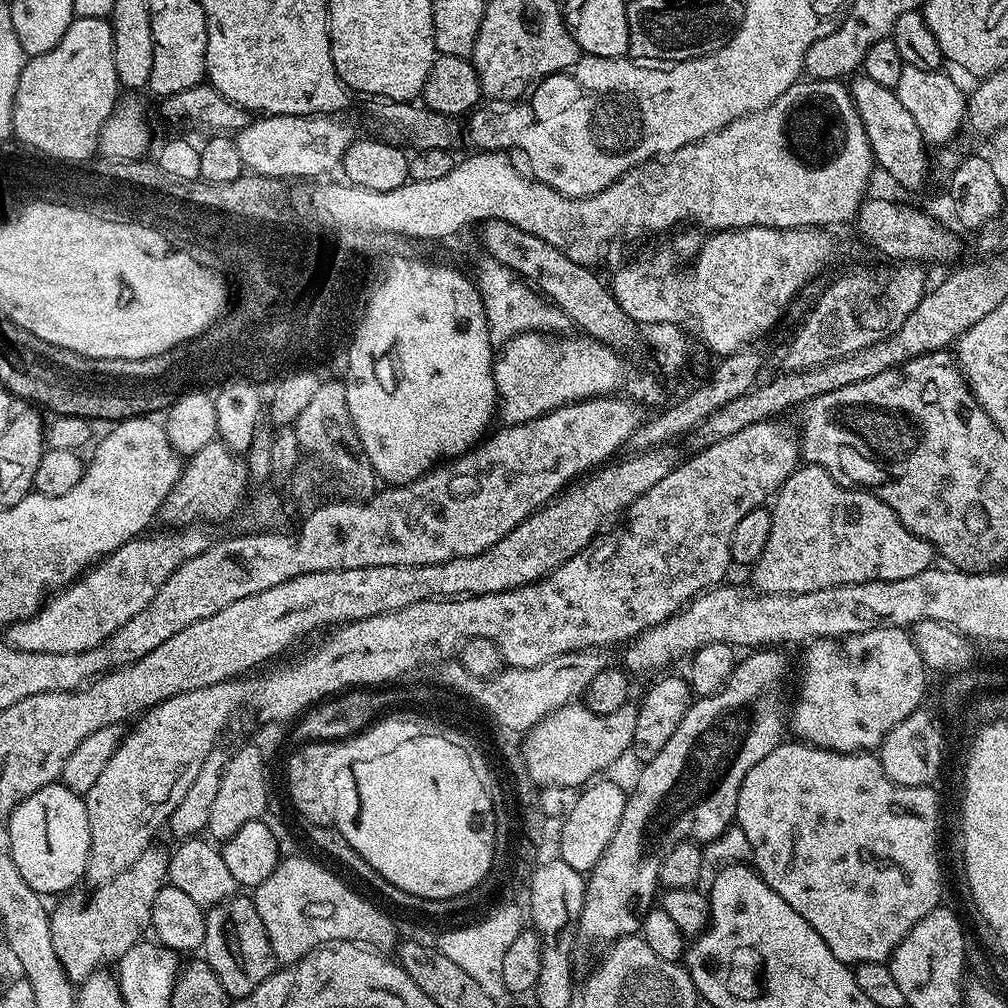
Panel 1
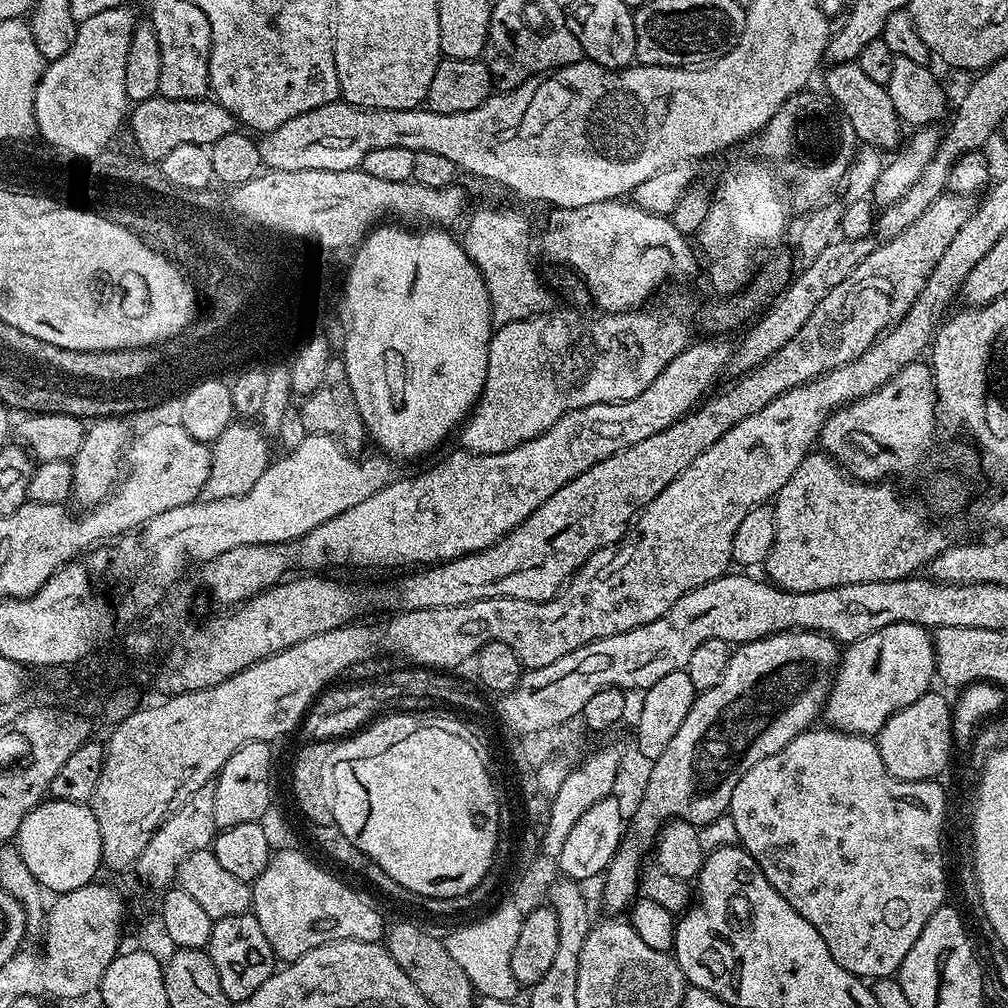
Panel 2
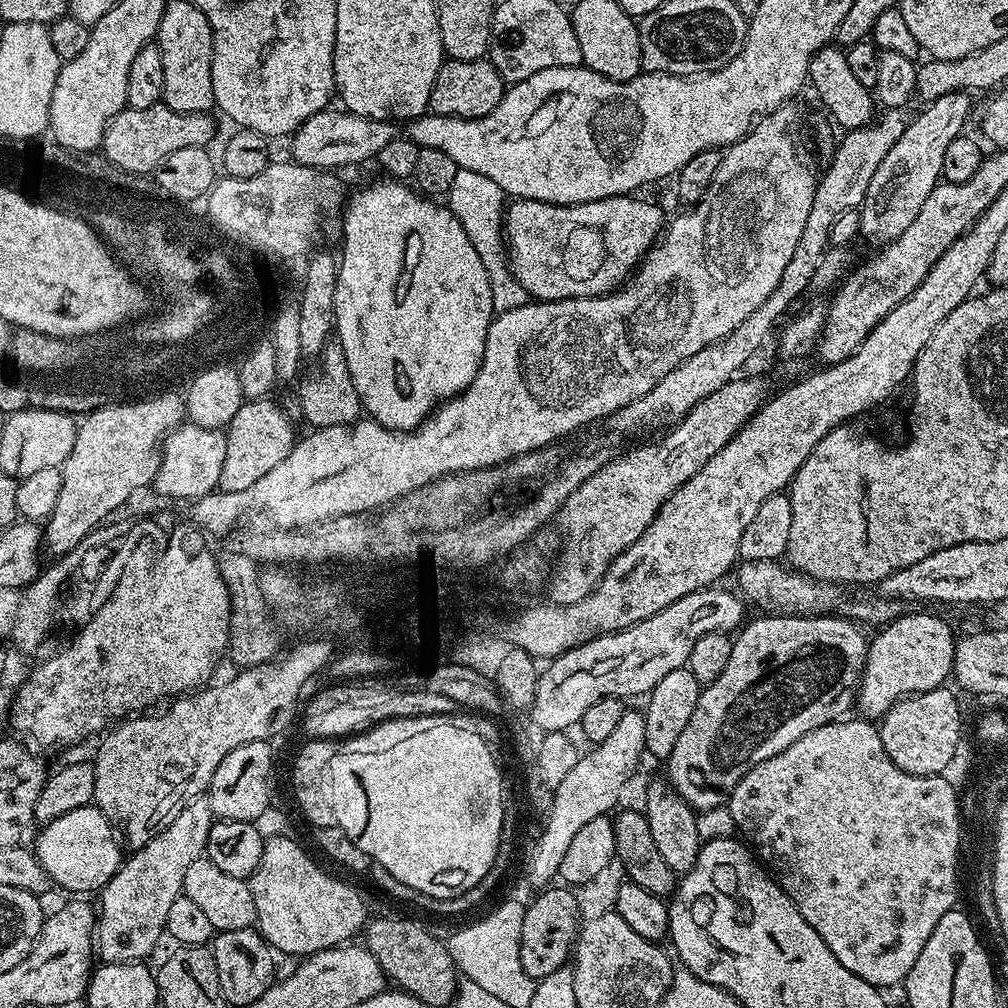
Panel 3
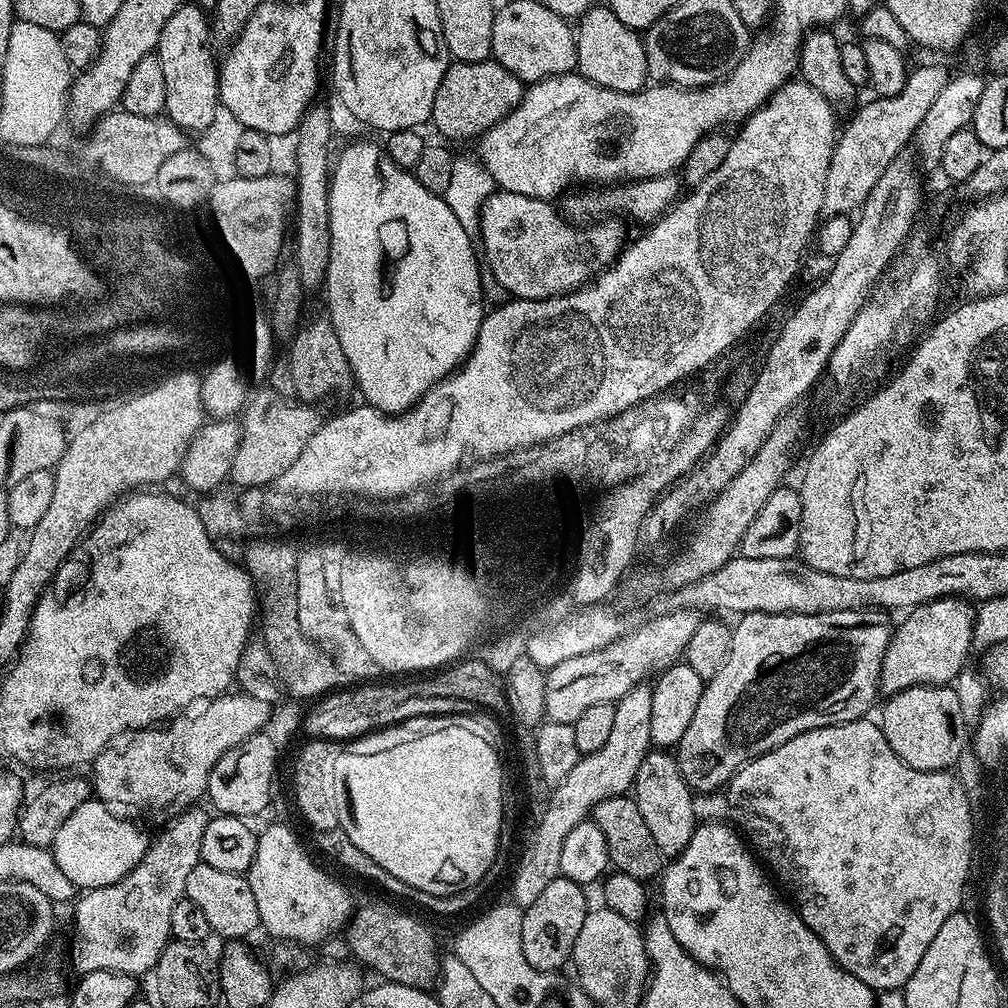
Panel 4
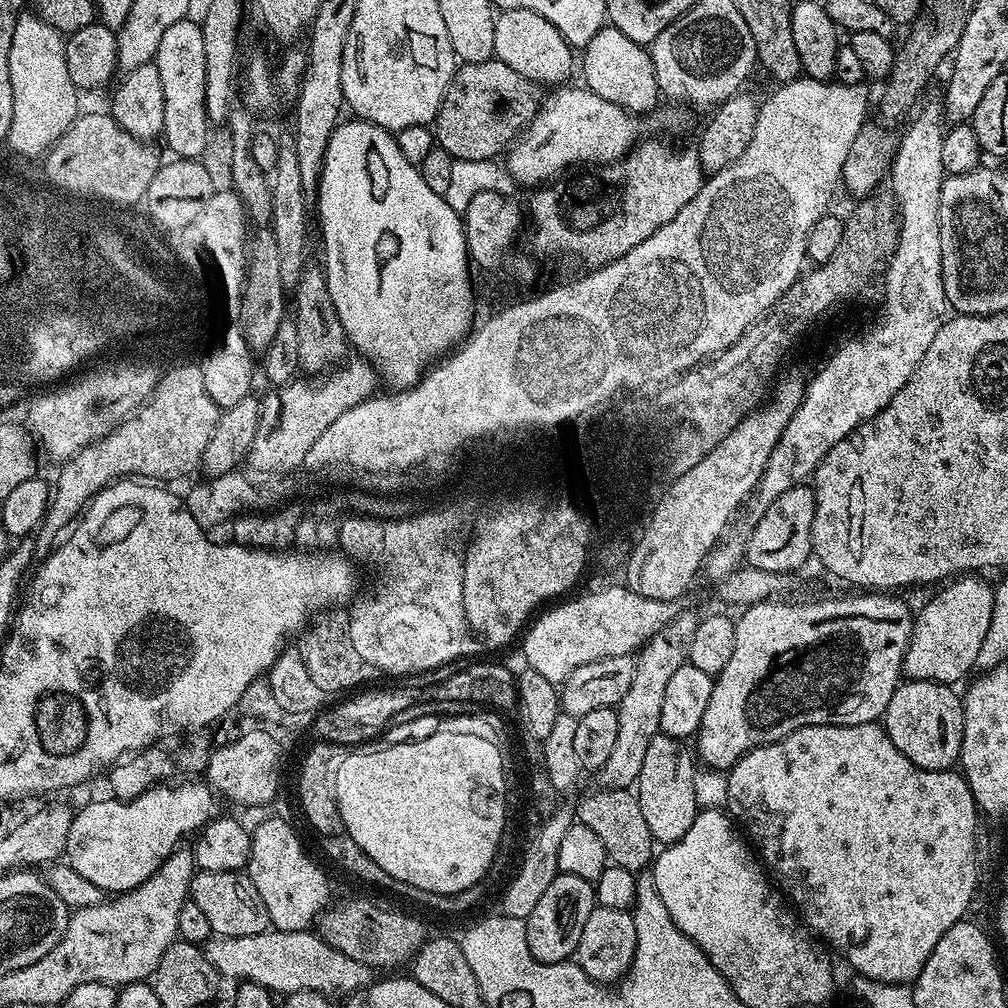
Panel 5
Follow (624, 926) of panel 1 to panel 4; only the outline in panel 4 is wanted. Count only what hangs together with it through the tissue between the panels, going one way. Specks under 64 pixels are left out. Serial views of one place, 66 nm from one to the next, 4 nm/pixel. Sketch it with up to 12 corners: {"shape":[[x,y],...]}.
{"shape":[[883,611],[745,612],[674,749],[693,793],[867,717]]}

